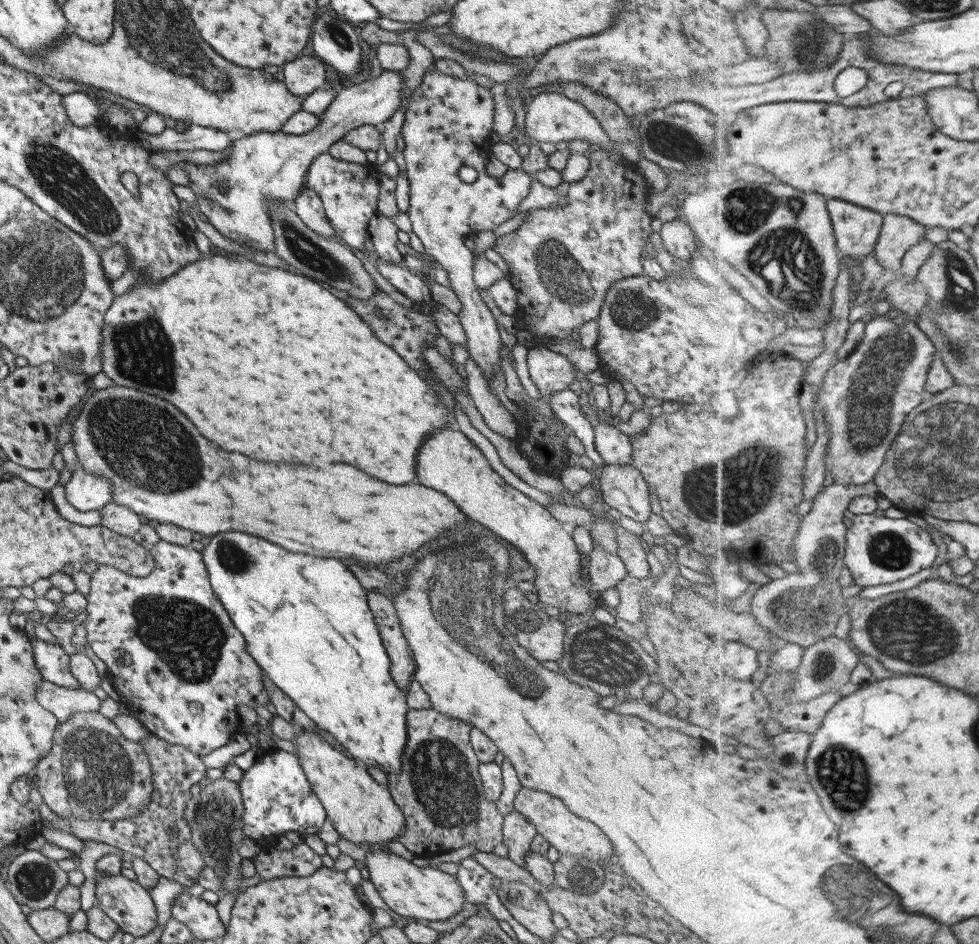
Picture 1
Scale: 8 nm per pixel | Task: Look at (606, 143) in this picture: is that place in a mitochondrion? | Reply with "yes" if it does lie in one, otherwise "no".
no

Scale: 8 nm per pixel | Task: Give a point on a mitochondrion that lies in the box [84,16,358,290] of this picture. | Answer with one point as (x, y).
(341, 39)

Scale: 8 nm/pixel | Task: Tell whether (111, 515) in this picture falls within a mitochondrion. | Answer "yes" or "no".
no

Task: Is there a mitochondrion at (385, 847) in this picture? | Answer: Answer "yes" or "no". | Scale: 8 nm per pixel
no

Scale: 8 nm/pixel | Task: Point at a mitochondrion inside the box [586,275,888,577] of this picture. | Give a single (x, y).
(730, 489)

